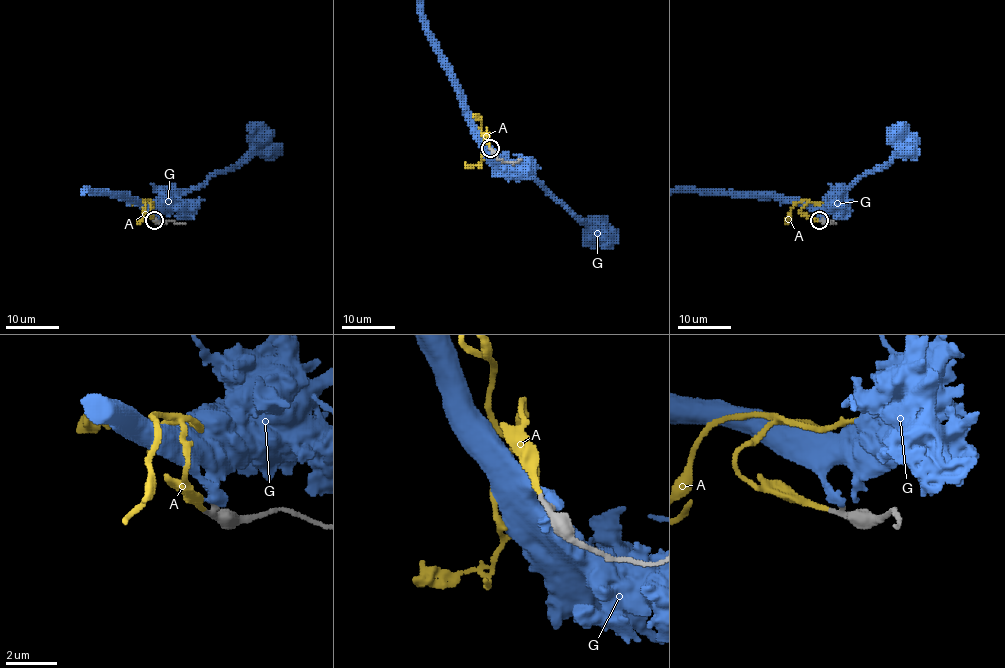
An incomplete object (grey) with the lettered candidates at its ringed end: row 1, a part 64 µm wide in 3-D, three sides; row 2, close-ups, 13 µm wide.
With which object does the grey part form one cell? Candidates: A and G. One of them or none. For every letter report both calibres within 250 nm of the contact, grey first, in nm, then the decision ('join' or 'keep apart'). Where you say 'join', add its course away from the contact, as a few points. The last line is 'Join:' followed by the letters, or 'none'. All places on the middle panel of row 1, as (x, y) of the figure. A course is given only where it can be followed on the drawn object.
A: 240 nm thick on the grey side, 190 nm on the other; join; it runs (491, 148), (487, 129), (480, 148), (482, 160), (464, 168)
G: 400 nm thick on the grey side, 420 nm on the other; keep apart
Join: A

